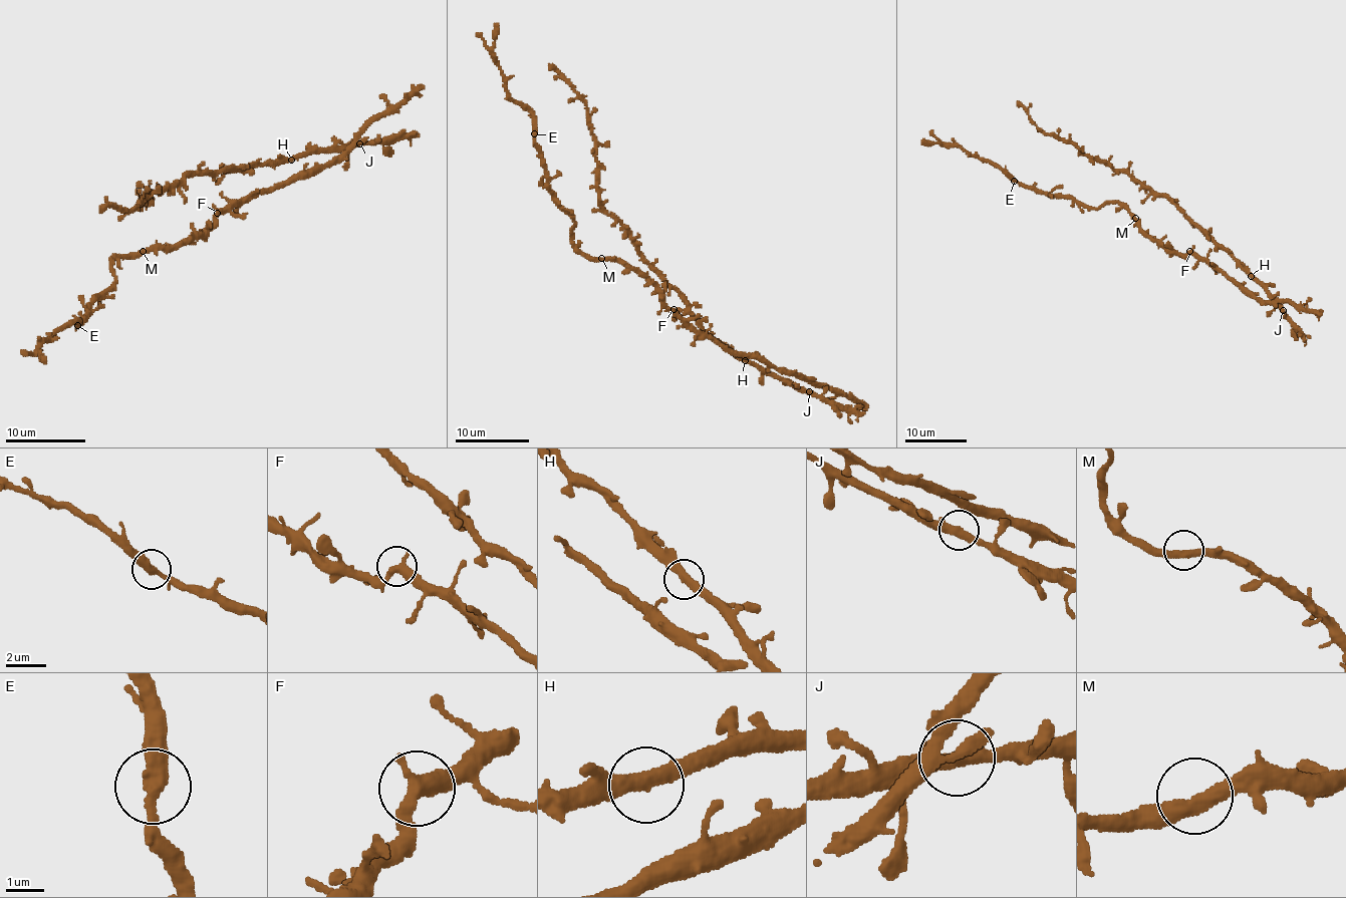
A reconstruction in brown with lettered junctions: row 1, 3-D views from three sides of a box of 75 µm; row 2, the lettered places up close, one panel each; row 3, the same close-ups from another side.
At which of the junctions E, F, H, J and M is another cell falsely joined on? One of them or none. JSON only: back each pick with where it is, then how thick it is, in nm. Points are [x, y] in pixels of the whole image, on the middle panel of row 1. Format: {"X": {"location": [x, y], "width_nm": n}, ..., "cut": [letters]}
{"cut": []}

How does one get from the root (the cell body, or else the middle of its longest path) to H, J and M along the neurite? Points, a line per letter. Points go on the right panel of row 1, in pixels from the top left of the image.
H: (1242, 284), (1243, 292), (1259, 302), (1273, 302), (1267, 289), (1251, 276)
J: (1242, 284), (1243, 292), (1259, 302), (1273, 302), (1283, 310)
M: (1242, 284), (1217, 267), (1189, 254), (1167, 251), (1145, 234), (1135, 218)

